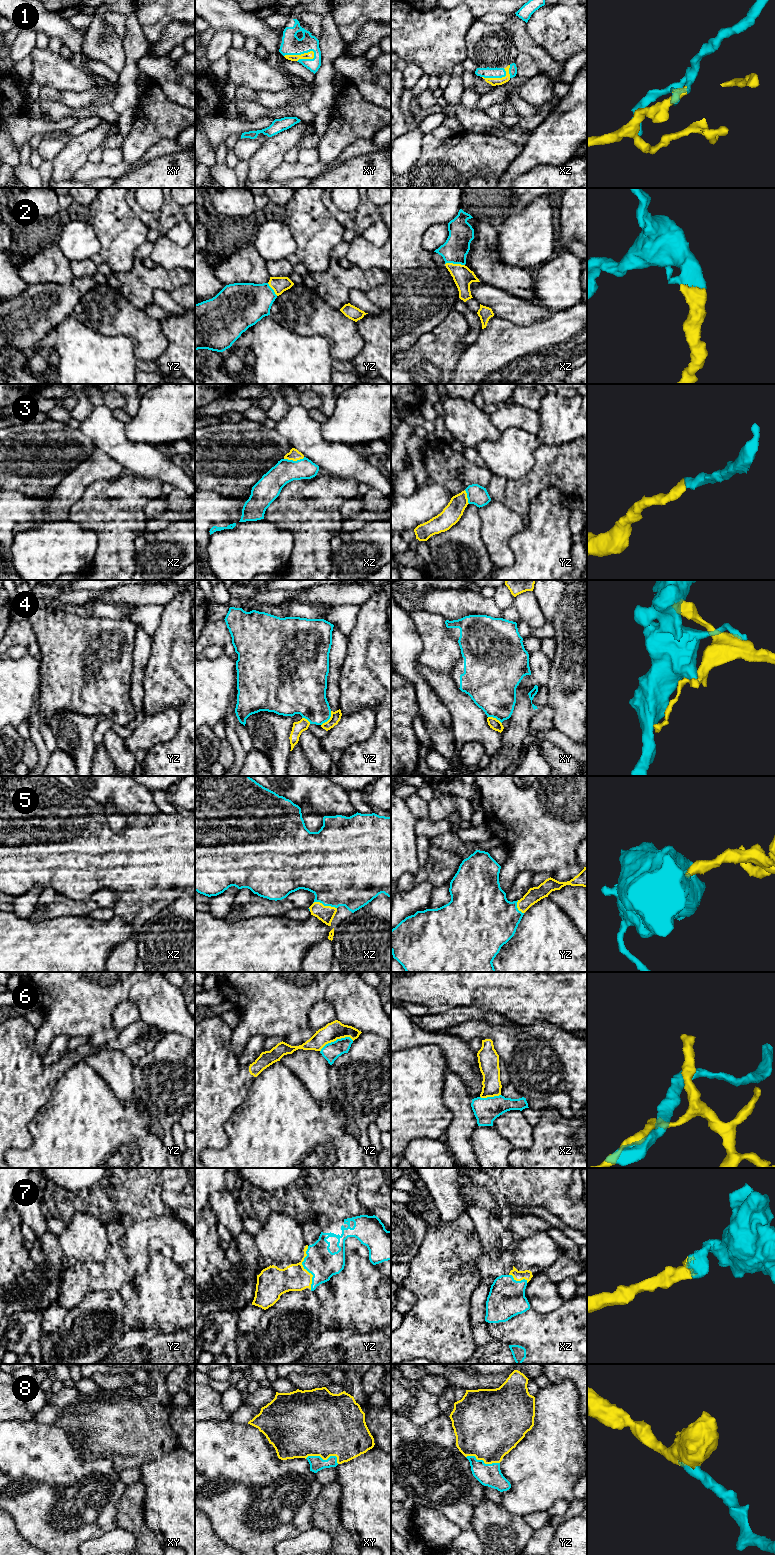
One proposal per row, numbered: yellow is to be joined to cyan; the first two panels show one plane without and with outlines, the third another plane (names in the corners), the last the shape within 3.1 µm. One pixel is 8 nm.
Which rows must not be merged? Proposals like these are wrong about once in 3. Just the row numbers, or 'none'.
4, 6

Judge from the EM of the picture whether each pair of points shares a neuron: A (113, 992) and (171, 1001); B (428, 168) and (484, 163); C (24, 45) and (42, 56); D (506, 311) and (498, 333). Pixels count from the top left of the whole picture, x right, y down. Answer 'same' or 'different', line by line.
A: same
B: same
C: different
D: different

